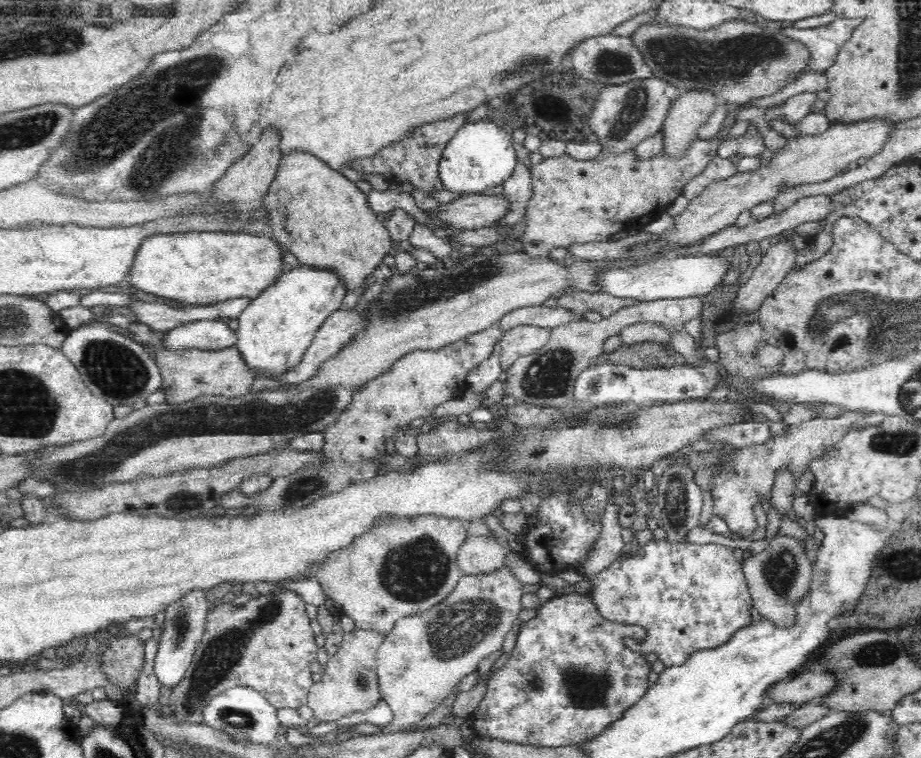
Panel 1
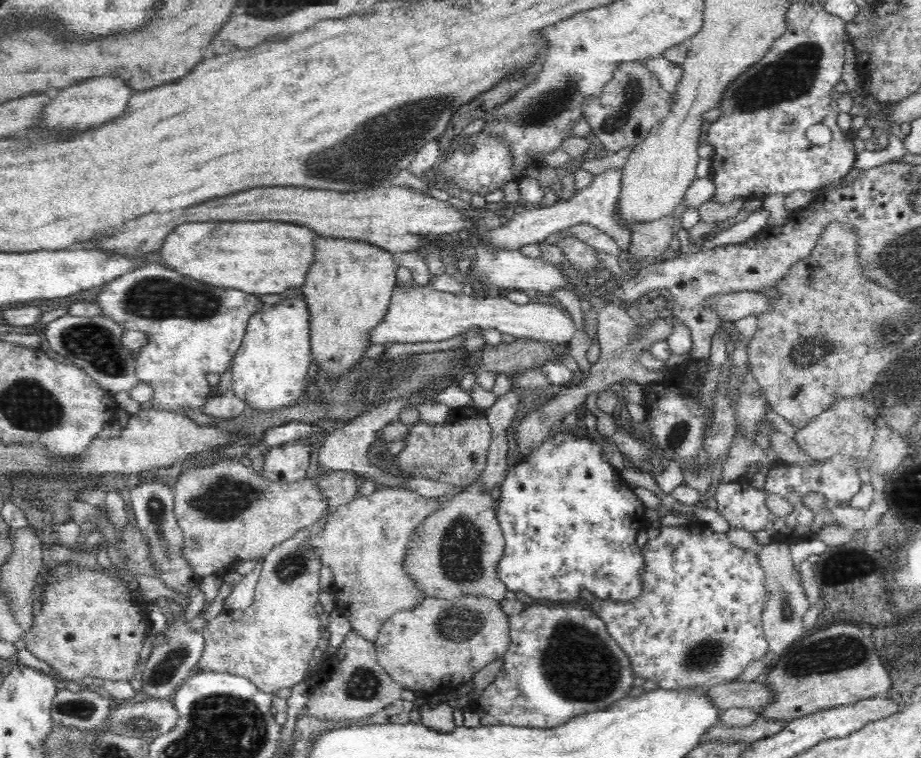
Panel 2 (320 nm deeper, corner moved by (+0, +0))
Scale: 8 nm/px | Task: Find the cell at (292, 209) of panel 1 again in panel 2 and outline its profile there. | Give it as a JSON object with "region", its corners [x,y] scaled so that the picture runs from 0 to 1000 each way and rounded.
{"region":[[[347,311],[340,318],[340,340],[327,383],[337,413],[339,471],[341,478],[344,478],[347,491],[366,496],[365,501],[369,501],[368,496],[378,493],[385,484],[385,479],[395,470],[395,463],[400,462],[398,439],[415,423],[432,375],[433,350],[430,339],[431,336],[410,323],[380,313]]]}

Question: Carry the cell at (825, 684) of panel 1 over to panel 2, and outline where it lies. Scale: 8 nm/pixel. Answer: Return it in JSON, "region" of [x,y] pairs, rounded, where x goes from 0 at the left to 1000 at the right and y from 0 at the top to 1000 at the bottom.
{"region":[[[828,893],[815,900],[795,897],[789,901],[774,905],[773,910],[771,910],[771,917],[773,925],[775,925],[784,938],[786,935],[806,933],[825,937],[825,934],[831,933],[834,927],[839,925],[839,913],[837,912],[837,908],[834,908],[828,900]]]}

